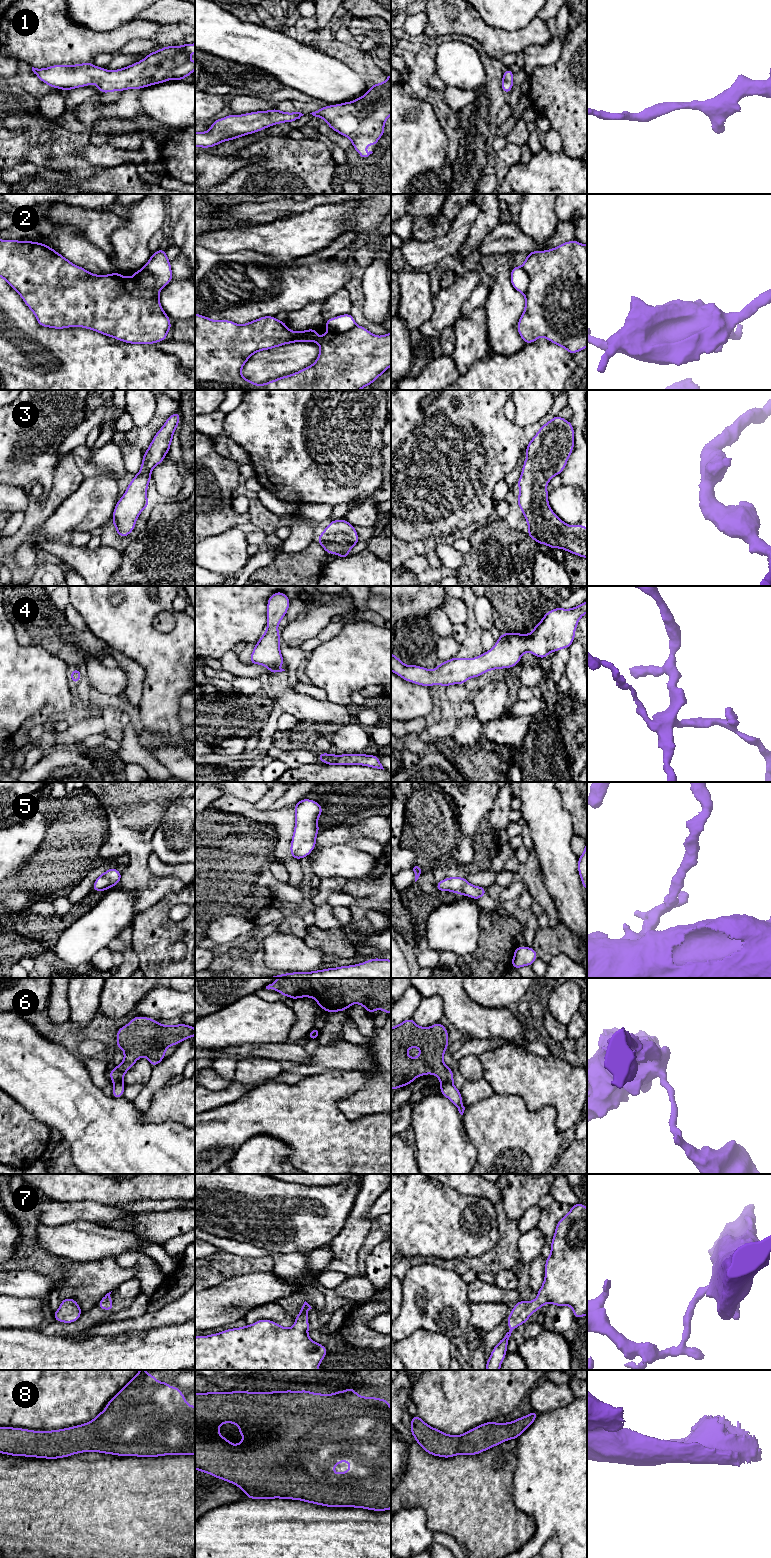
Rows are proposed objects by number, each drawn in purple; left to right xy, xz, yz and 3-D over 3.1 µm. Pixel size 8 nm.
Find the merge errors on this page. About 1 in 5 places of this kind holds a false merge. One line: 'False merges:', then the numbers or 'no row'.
False merges: 2, 6

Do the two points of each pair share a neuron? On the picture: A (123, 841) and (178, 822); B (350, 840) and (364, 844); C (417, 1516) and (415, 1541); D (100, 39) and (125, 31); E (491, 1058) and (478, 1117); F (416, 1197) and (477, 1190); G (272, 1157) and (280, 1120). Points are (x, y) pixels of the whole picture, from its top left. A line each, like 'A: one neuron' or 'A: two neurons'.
A: two neurons
B: one neuron
C: one neuron
D: one neuron
E: two neurons
F: two neurons
G: two neurons

